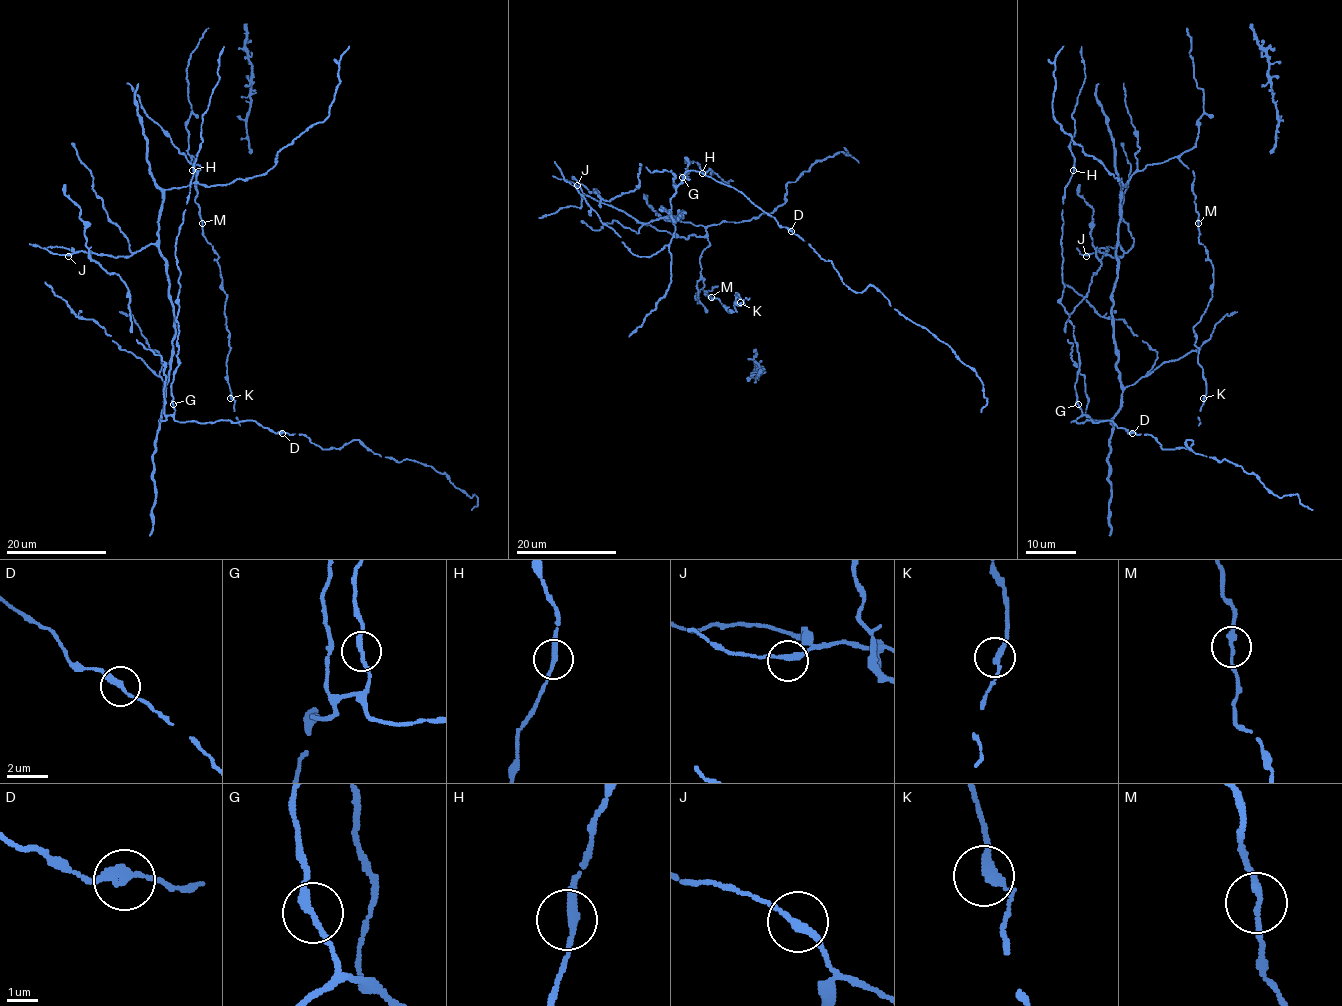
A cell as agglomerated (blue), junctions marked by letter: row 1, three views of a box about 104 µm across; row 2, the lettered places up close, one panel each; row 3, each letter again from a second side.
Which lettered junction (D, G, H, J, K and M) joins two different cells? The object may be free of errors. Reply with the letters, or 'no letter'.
no letter

